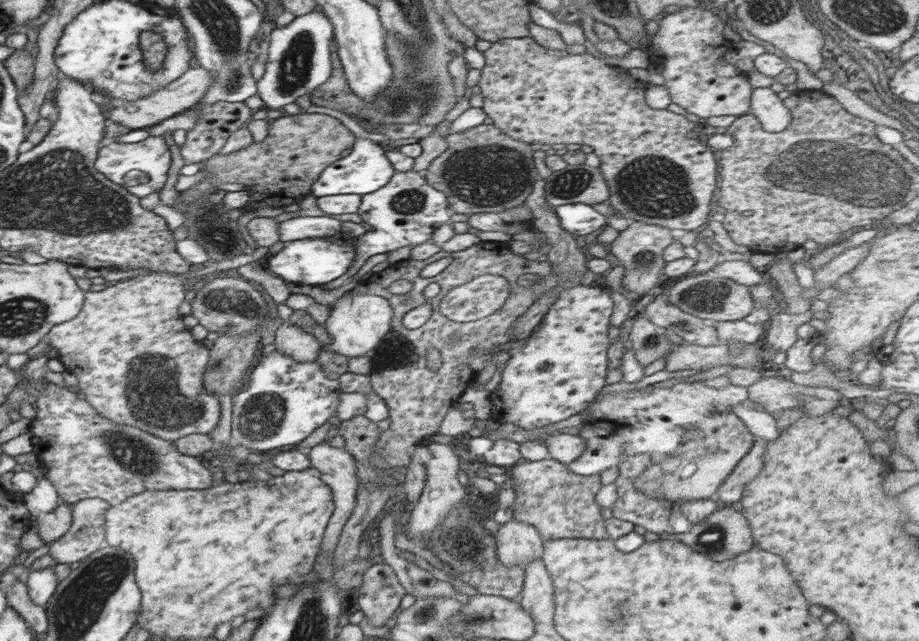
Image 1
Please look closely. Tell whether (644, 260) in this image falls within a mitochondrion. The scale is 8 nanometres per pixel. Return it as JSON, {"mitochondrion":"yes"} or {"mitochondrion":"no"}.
{"mitochondrion":"yes"}

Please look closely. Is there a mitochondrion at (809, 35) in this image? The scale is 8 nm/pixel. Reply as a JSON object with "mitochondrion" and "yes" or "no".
{"mitochondrion":"no"}

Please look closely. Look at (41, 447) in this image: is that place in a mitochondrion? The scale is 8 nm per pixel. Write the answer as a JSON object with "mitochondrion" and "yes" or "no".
{"mitochondrion":"no"}

